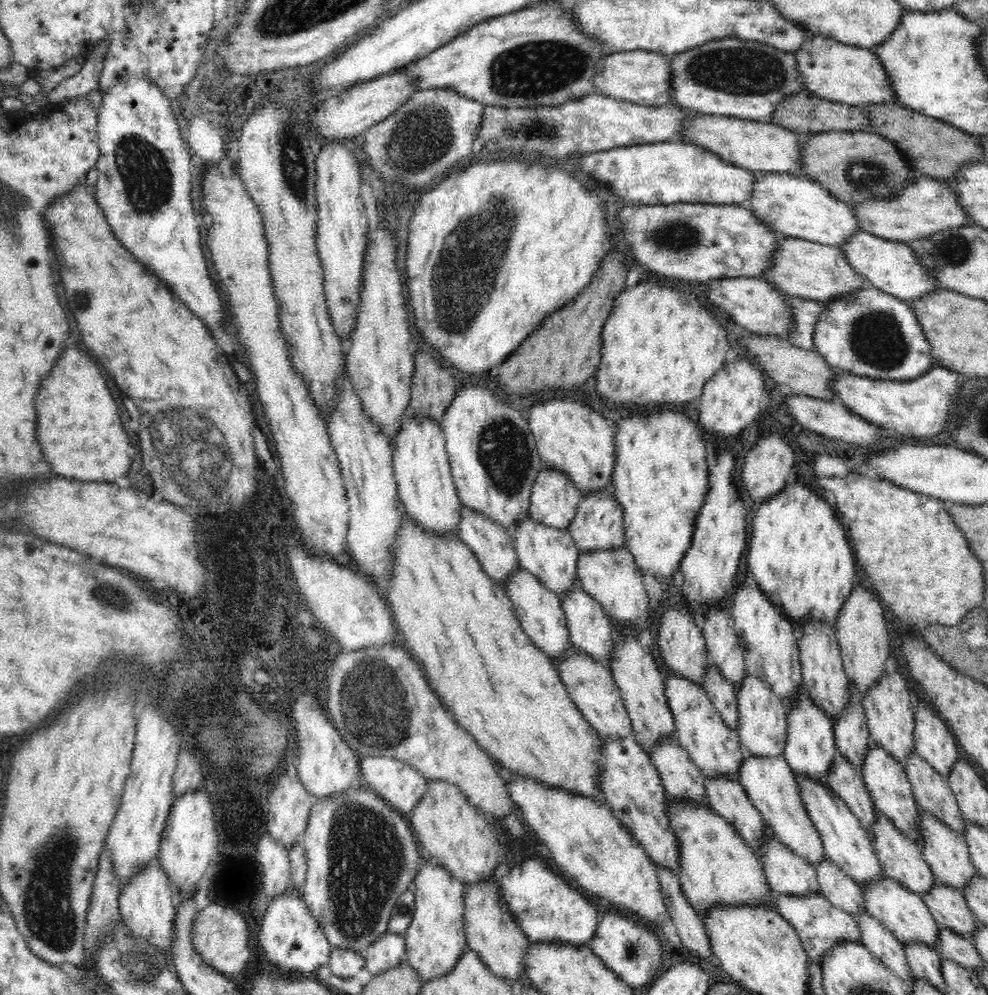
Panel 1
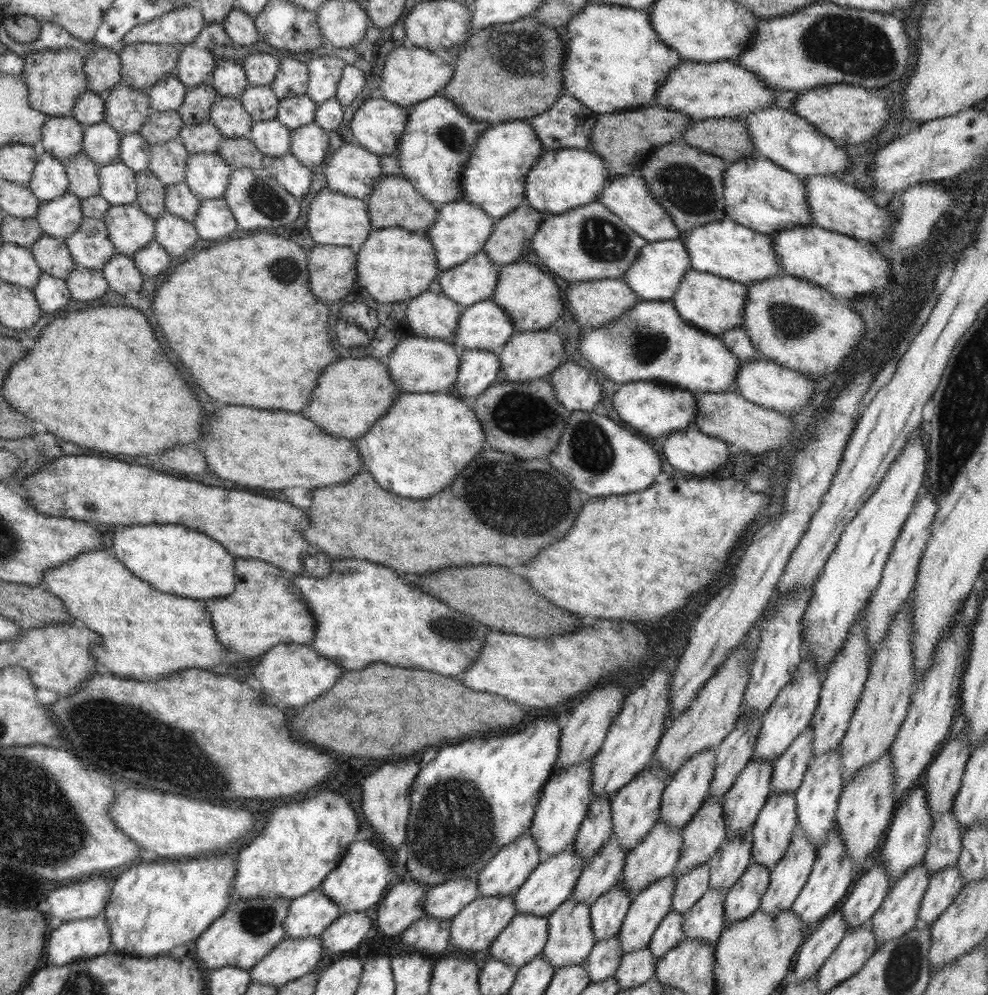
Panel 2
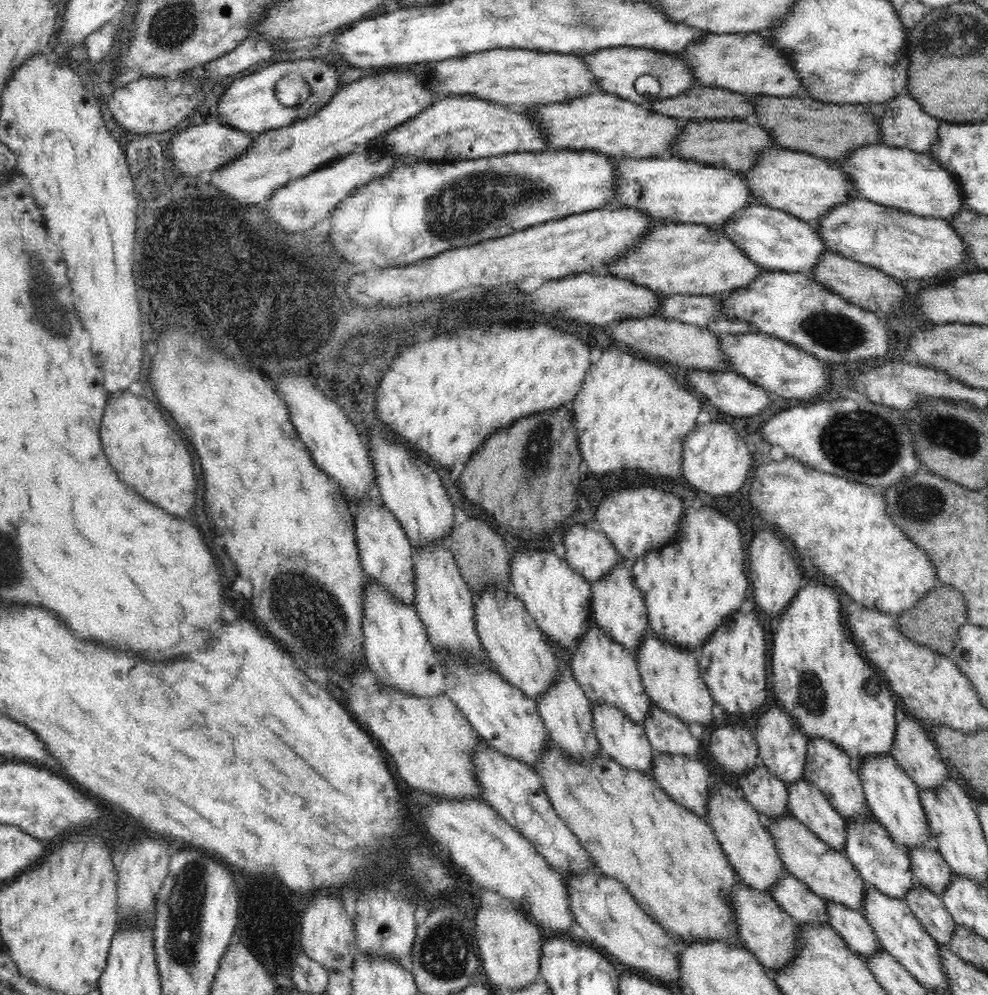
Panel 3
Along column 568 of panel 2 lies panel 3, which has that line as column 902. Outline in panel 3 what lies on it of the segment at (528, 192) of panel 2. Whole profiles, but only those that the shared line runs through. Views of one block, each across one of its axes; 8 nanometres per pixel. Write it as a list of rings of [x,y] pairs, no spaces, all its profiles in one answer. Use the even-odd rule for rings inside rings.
[[[882,142],[858,148],[842,169],[852,177],[858,198],[894,207],[923,217],[950,219],[964,210],[964,195],[956,177],[930,154],[909,148],[889,147]]]

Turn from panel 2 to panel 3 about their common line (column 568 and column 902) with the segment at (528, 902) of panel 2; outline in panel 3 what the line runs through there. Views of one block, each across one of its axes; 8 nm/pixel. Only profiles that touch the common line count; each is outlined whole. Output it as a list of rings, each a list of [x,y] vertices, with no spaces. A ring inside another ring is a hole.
[[[873,816],[868,820],[846,820],[845,827],[846,850],[842,853],[853,863],[861,879],[872,885],[878,891],[892,898],[904,899],[905,894],[918,882],[913,881],[911,862],[908,859],[907,848],[898,845],[886,828]]]

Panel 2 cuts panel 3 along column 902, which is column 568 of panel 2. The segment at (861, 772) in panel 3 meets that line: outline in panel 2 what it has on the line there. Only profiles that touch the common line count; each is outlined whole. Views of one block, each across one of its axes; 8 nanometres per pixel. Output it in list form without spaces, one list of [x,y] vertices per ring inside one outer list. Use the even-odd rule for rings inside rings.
[[[591,760],[554,772],[544,785],[529,833],[540,849],[540,862],[552,859],[575,842],[575,838],[593,800]]]

